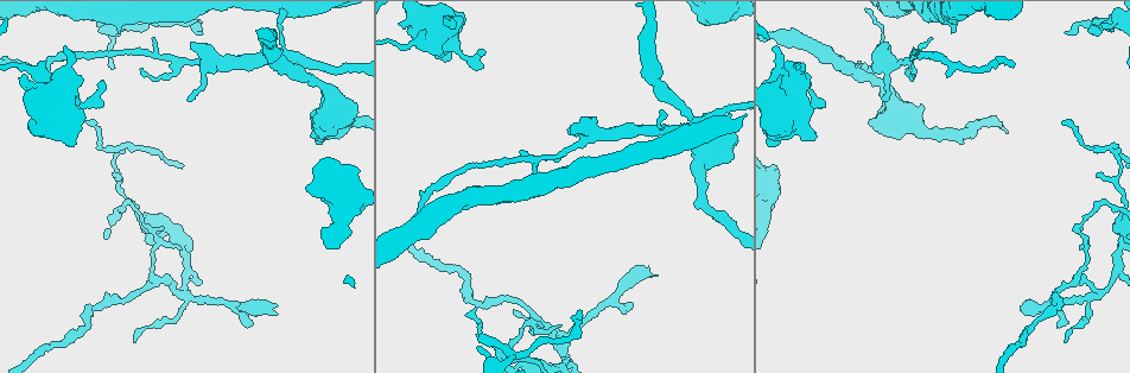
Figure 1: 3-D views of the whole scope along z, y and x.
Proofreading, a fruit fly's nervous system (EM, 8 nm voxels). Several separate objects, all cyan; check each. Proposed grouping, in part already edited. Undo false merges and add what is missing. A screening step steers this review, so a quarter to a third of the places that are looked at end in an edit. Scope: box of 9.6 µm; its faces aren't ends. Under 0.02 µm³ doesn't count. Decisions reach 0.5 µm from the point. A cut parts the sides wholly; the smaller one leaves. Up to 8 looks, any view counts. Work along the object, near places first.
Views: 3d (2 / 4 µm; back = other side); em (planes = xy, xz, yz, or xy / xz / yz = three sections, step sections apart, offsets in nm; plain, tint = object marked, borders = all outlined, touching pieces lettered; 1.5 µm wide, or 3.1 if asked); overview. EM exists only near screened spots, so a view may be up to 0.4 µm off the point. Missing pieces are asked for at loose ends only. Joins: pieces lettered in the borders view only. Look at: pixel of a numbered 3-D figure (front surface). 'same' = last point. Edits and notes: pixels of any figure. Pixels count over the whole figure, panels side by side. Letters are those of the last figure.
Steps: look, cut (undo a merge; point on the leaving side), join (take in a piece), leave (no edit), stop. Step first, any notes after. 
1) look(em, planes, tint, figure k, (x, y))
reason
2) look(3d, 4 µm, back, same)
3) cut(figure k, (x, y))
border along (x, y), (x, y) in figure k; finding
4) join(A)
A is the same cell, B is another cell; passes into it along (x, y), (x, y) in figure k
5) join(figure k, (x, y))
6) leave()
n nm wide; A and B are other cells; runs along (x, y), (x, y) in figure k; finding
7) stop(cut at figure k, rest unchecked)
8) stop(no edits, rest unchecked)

look(em, planes, borders, figure 1, (122, 147))
abrupt turn

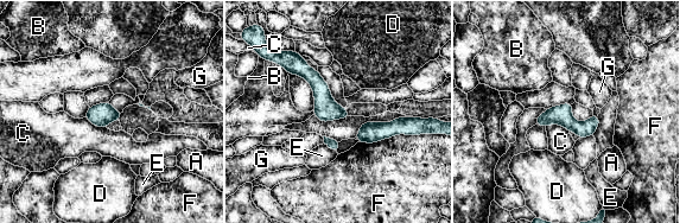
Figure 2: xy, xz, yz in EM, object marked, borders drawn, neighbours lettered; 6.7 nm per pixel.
leave()
A, B, C, D, E, F and G are other cells; runs along (292, 61), (343, 115) in figure 2; one neuron here

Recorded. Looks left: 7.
look(3d, 4 µm, figure 1, (579, 309))
an open end

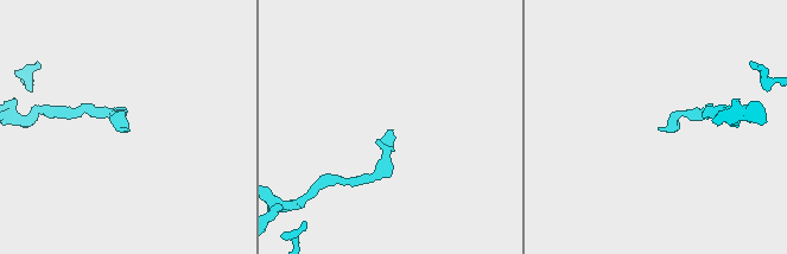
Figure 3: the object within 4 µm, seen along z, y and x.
look(em, planes, borders, figure 3, (123, 127))

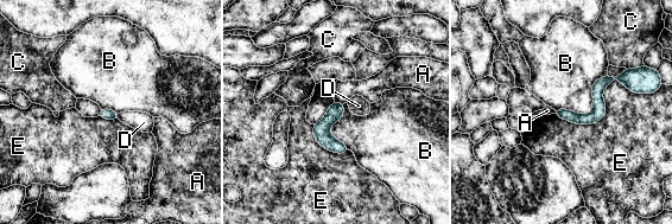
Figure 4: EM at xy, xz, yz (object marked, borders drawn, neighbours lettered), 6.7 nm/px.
leave()
A, B, C, D and E are other cells; border along (607, 74), (589, 113), (555, 110) in figure 4; none of them fits

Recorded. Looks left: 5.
look(3d, 4 µm, figure 1, (951, 31))
stops while still wide

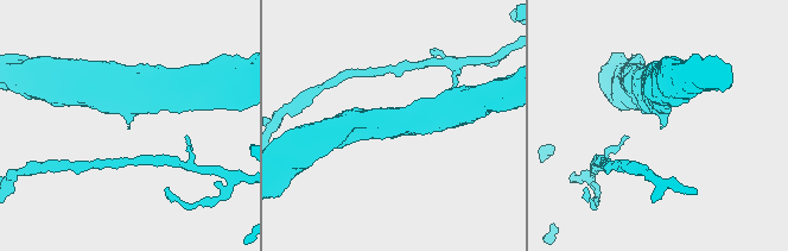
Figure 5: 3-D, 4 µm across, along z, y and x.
look(em, yz, step 8, borders, figure 5, (661, 127))

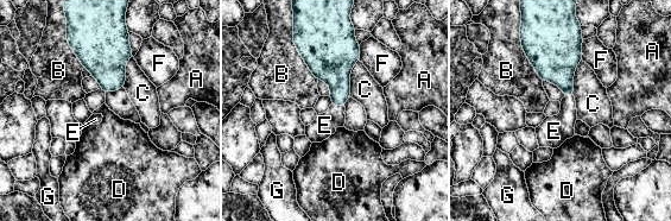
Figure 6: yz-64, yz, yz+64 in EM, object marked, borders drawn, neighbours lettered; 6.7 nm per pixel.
join(E)
E is the same cell, A, B, C, D, F and G are other cells; the neuron continues

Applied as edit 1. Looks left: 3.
stop(join at figure 6, rest unchecked)

